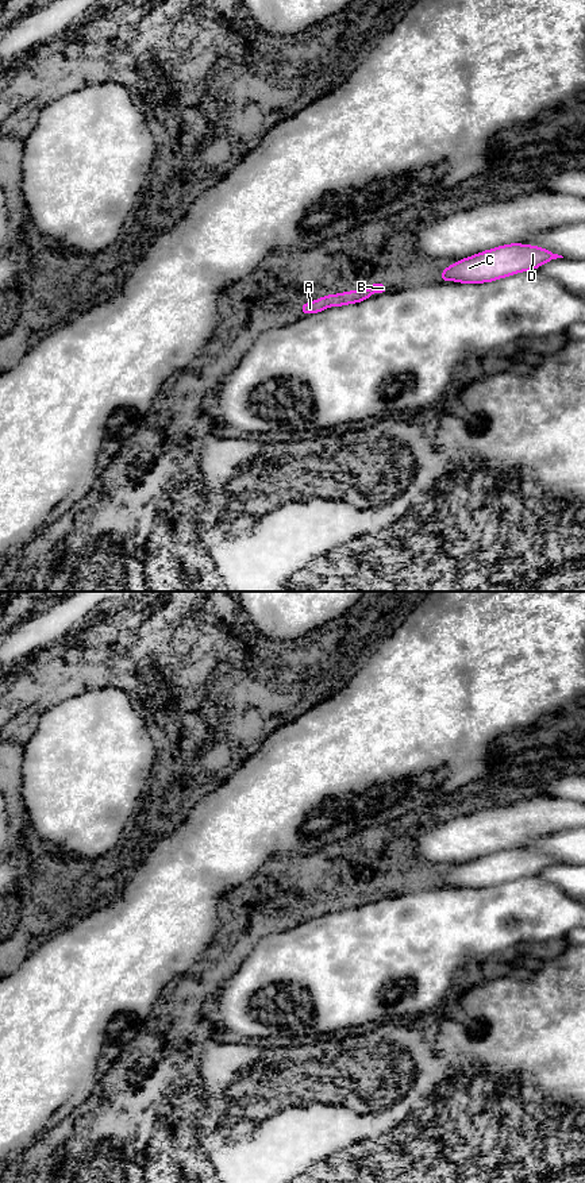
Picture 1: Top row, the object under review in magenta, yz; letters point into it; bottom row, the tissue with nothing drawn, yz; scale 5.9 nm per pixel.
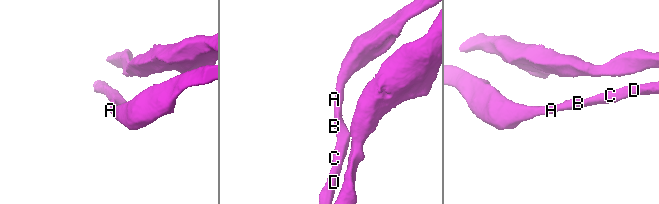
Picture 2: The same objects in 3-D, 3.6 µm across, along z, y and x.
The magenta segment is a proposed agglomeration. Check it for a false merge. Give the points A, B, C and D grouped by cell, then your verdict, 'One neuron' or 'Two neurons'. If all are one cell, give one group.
Groups: A B C D. One neuron

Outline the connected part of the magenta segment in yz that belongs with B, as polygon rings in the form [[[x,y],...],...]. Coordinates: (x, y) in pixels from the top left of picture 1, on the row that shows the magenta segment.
[[[374,280],[367,290],[347,290],[343,293],[326,294],[324,297],[309,301],[307,304],[300,304],[300,315],[312,315],[323,312],[330,307],[343,307],[349,304],[362,303],[365,300],[369,300],[374,292],[377,292],[378,294],[388,293],[389,288]]]

